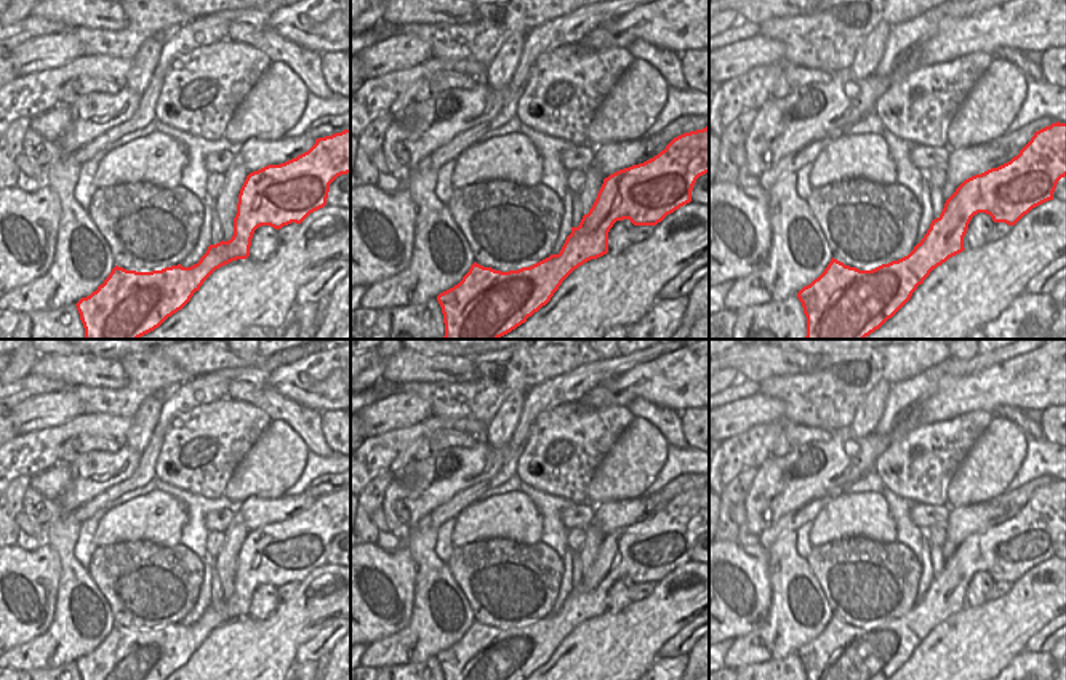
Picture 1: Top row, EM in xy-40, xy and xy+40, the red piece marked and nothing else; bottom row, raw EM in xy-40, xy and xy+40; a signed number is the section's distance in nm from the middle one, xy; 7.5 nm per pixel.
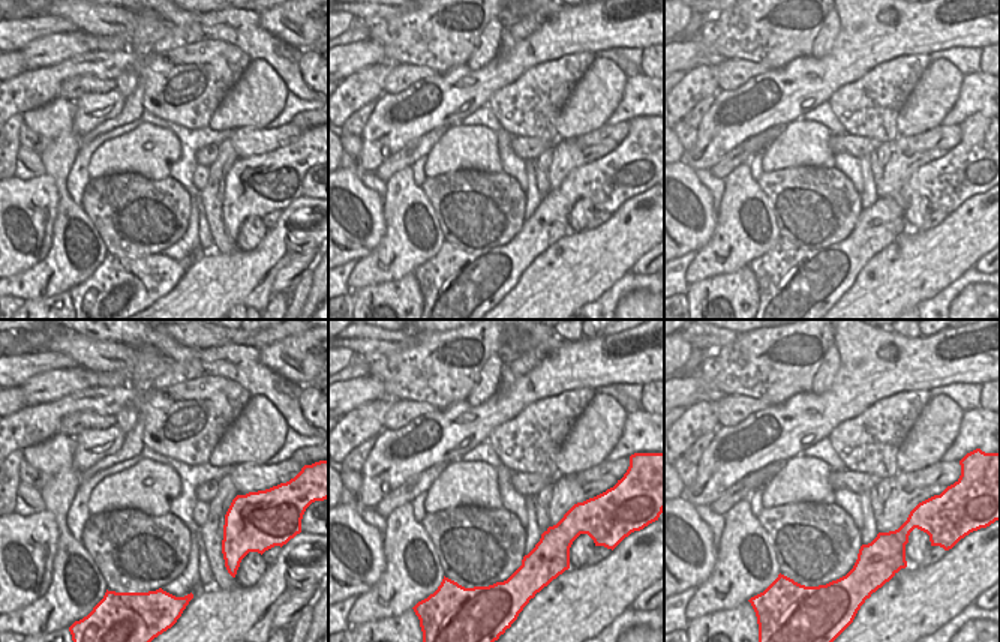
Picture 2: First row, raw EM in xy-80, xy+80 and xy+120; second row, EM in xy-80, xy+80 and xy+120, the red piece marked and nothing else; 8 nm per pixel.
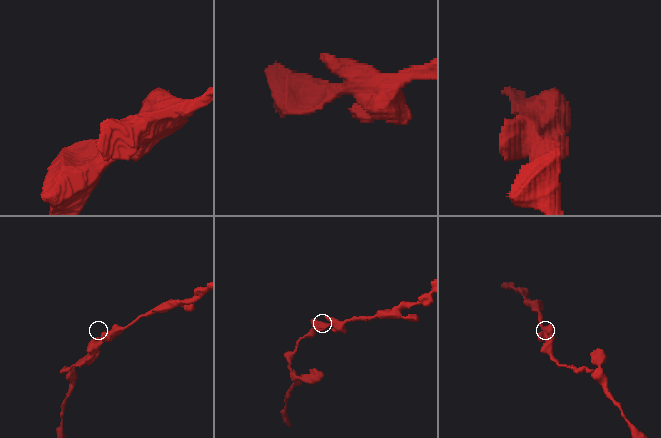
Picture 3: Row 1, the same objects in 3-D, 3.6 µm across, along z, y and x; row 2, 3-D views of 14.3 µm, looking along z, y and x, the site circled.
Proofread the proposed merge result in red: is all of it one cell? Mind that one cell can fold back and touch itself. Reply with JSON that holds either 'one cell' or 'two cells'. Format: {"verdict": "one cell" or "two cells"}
{"verdict": "one cell"}

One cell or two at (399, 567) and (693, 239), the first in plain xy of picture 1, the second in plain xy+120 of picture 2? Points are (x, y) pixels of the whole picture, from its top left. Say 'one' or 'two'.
one

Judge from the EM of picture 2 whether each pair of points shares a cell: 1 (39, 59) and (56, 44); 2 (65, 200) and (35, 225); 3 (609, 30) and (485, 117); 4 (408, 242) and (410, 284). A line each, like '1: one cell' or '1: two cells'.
1: one cell
2: two cells
3: two cells
4: two cells

